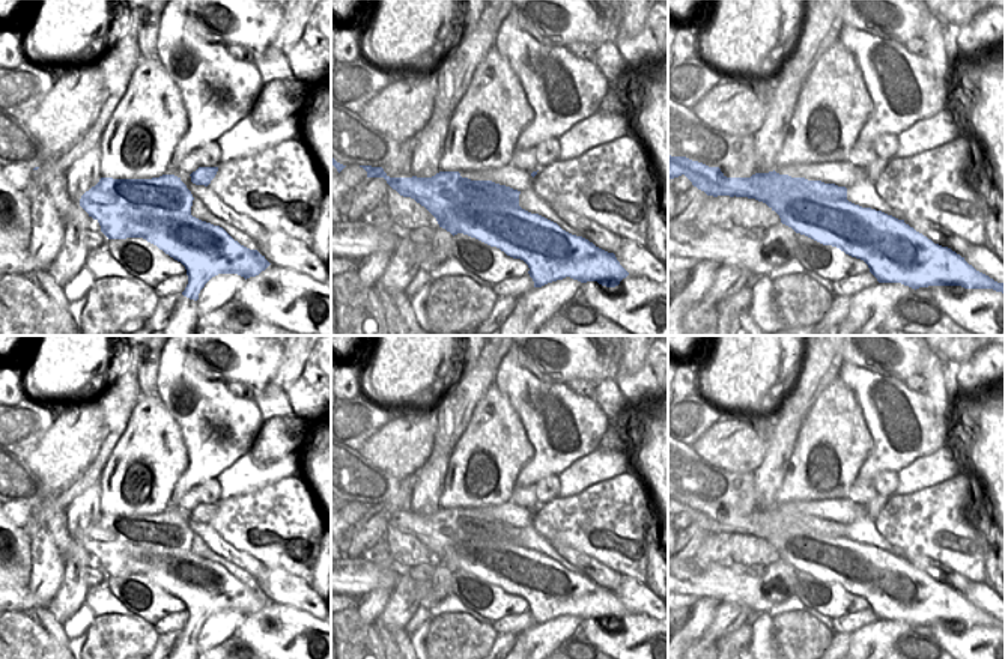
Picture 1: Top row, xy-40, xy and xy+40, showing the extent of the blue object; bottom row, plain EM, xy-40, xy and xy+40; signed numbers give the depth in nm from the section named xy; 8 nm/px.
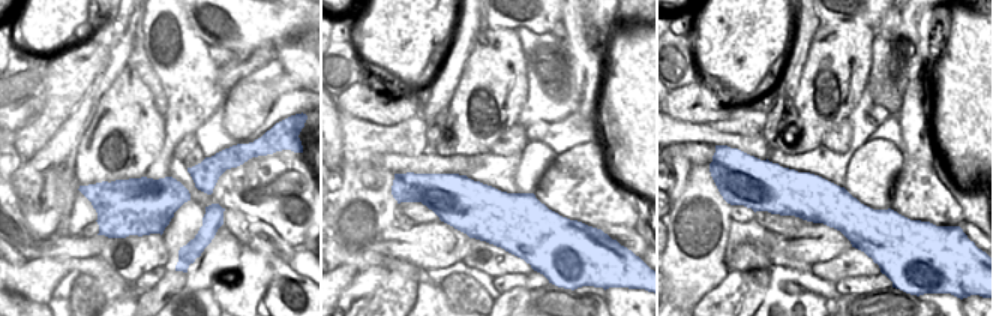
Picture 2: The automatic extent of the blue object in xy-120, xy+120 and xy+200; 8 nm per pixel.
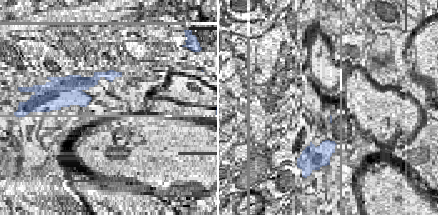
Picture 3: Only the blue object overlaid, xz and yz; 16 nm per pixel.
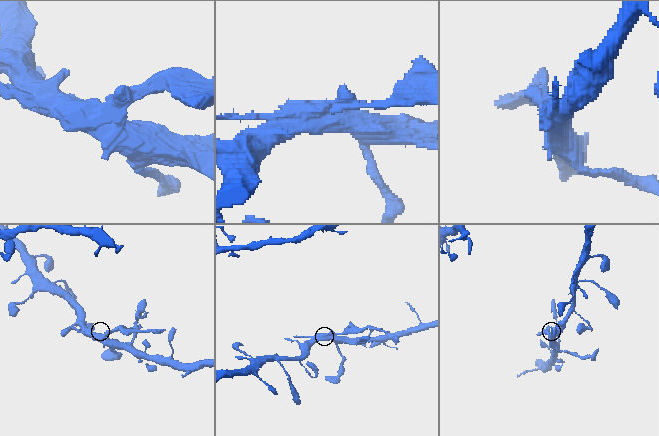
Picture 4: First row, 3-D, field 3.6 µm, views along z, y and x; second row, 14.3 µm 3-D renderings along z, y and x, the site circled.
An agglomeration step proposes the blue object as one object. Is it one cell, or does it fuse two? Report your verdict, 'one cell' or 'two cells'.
two cells

